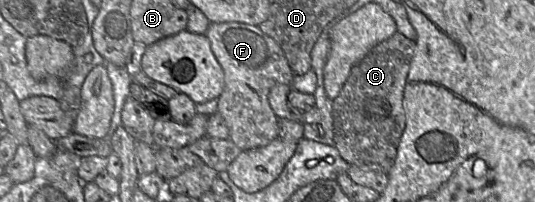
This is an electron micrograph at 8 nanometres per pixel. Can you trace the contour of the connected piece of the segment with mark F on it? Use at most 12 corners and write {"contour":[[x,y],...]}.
{"contour":[[210,23],[217,113],[242,151],[278,138],[268,102],[294,77],[258,26]]}

